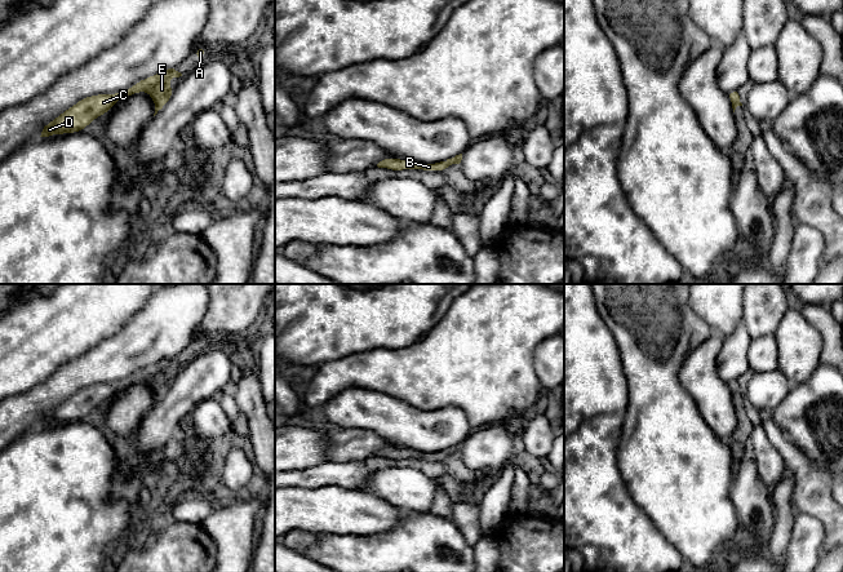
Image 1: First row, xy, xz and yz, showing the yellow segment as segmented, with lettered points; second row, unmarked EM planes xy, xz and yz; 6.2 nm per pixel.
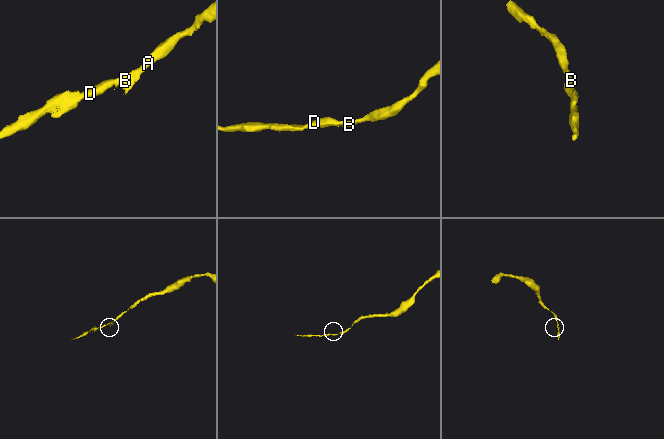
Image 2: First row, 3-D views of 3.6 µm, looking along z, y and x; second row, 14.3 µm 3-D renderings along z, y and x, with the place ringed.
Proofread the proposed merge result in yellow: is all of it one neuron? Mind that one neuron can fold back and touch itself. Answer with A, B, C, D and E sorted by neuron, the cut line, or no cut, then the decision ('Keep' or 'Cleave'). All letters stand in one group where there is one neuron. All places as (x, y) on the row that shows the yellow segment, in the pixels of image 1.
Groups: A B C D E. No split. Keep

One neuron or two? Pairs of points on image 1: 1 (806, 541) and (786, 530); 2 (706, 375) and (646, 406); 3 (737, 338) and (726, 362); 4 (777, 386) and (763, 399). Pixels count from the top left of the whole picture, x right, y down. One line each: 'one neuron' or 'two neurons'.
1: two neurons
2: two neurons
3: one neuron
4: one neuron

